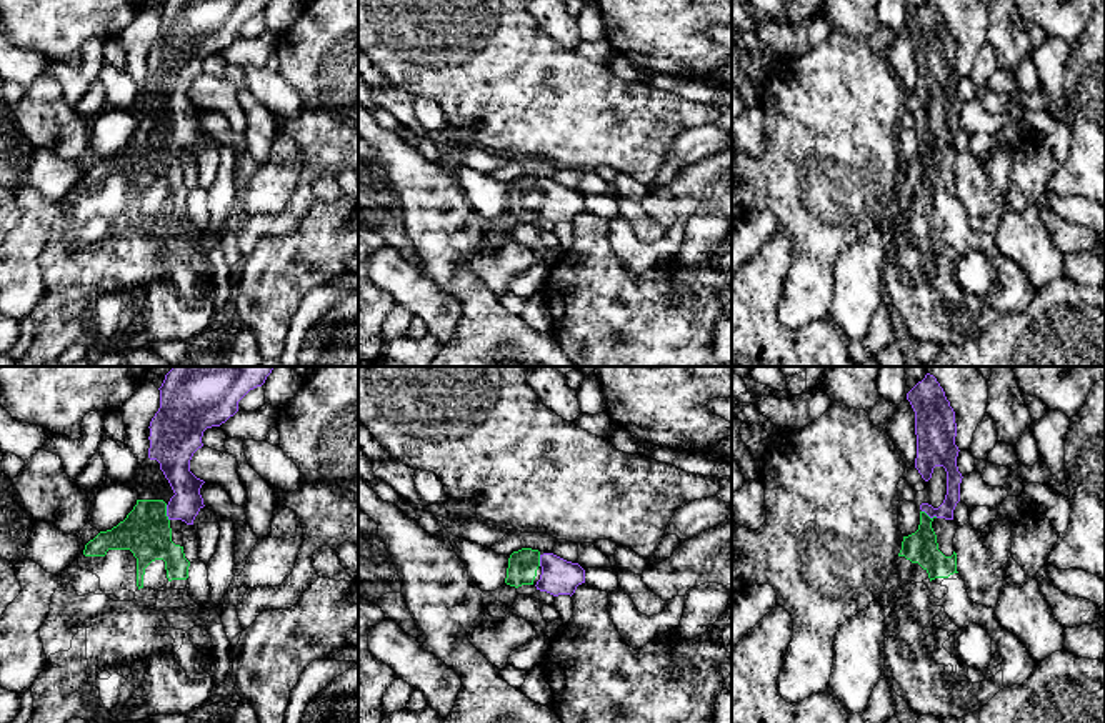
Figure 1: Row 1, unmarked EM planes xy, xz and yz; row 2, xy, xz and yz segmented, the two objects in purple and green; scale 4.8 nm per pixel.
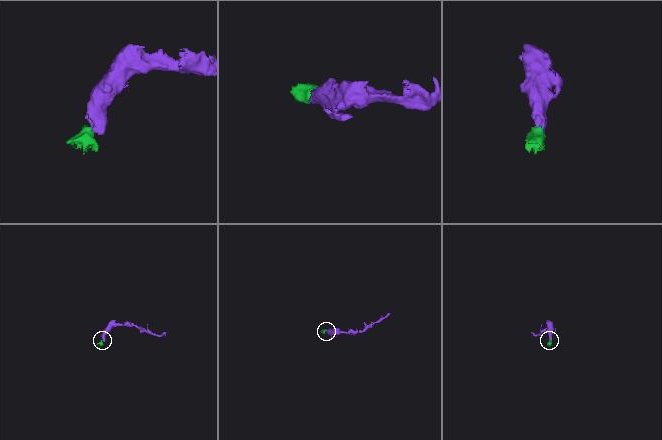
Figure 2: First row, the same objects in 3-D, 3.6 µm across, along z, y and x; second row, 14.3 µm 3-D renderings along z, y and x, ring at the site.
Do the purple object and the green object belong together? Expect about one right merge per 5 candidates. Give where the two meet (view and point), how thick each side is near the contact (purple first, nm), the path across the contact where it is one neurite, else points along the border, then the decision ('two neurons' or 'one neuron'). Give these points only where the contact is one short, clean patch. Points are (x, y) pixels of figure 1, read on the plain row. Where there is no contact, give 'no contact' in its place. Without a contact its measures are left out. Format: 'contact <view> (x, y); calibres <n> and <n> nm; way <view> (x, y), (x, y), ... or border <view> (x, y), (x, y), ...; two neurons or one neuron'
contact xy (167, 140); calibres 150 and 240 nm; way xy (185, 130), (167, 140), (145, 159); one neuron

